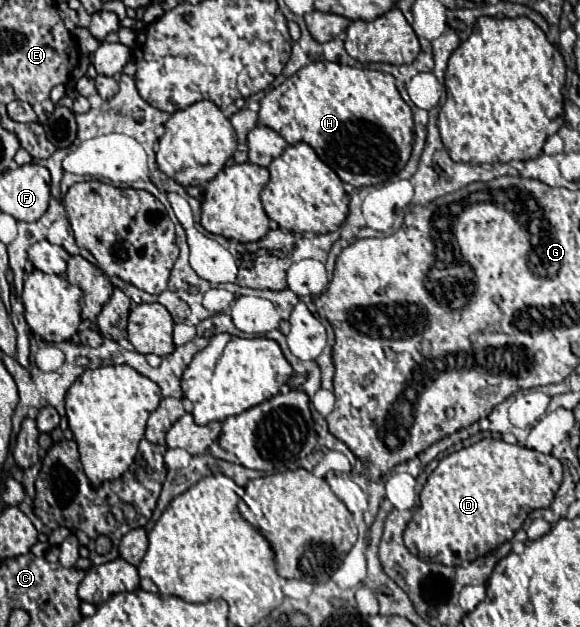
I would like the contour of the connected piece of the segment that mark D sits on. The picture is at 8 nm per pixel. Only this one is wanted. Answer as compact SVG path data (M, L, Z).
M483 438L481 442L449 454L427 478L421 490L421 504L415 510L405 530L405 546L423 562L445 566L459 566L465 560L475 560L503 542L511 540L523 526L529 512L549 508L561 484L561 462L551 454L541 454L517 444L507 444L497 438Z

